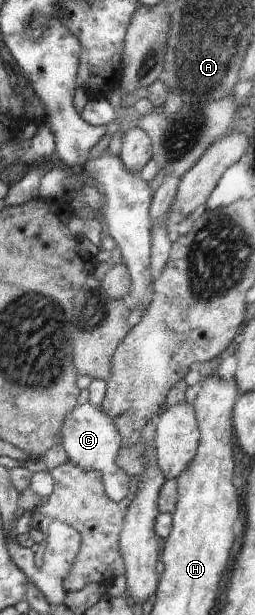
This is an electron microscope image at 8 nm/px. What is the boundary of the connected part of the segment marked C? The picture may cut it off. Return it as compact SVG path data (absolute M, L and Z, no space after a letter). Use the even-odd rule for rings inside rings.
M90 403L76 406L63 421L61 438L61 444L69 457L68 463L74 471L100 470L104 477L105 492L112 501L122 501L129 494L127 473L115 464L121 444L118 427L99 406Z

